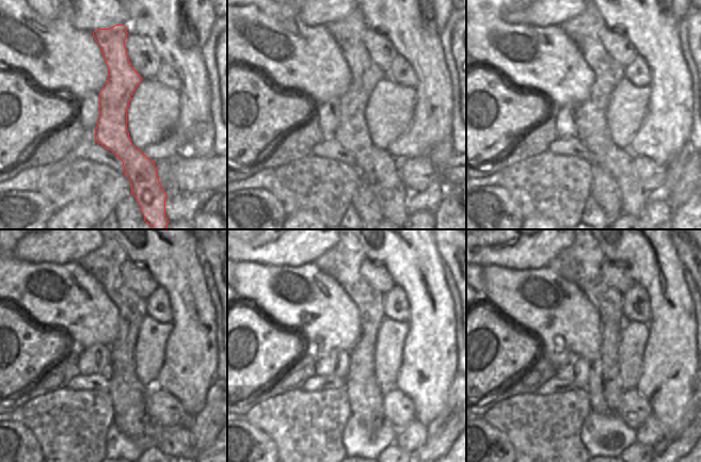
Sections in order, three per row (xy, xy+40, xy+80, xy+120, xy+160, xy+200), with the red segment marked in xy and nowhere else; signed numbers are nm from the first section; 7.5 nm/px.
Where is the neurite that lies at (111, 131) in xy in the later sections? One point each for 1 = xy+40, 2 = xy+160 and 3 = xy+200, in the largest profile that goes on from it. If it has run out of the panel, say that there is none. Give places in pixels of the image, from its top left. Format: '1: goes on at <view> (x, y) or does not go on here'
1: goes on at xy+40 (378, 168)
2: goes on at xy+160 (341, 261)
3: goes on at xy+200 (580, 263)

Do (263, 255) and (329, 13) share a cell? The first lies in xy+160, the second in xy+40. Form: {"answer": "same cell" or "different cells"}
{"answer": "same cell"}

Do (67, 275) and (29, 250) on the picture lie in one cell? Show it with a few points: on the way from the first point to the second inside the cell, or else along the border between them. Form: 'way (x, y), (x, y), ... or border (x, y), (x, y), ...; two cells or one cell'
border (25, 260), (60, 265), (74, 261); two cells

